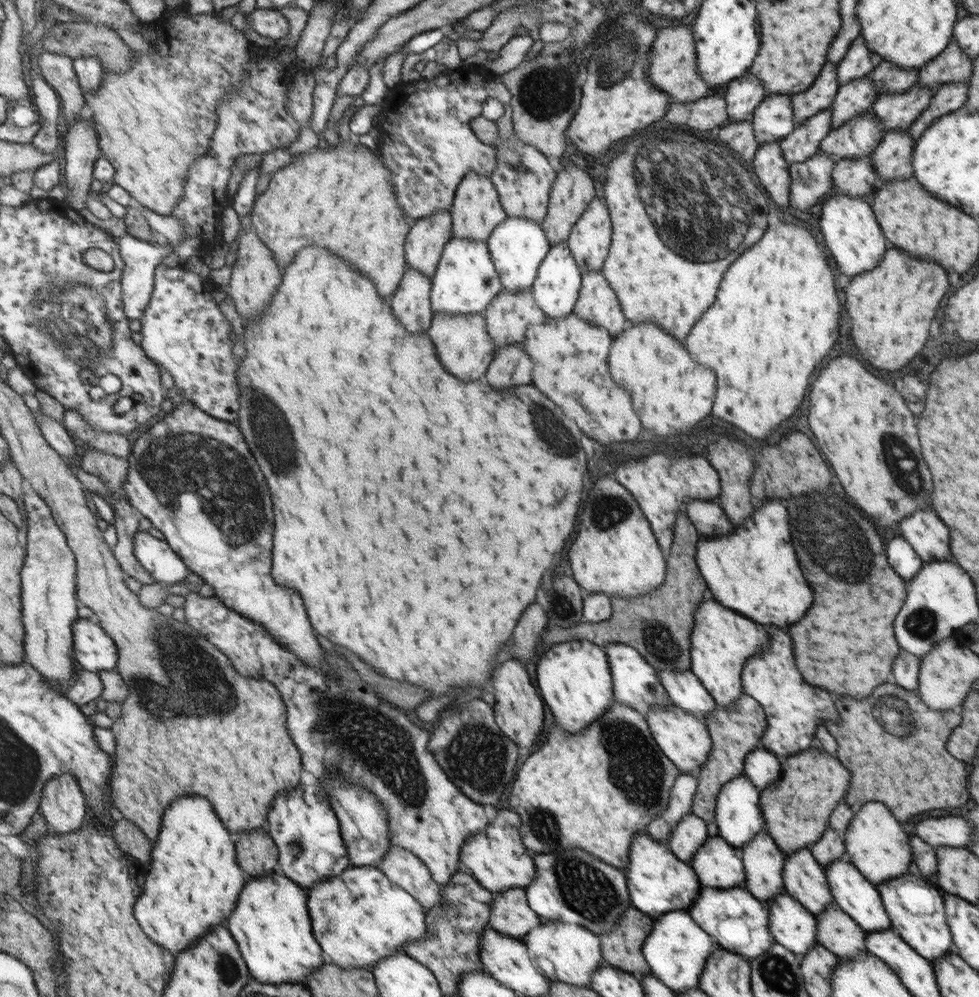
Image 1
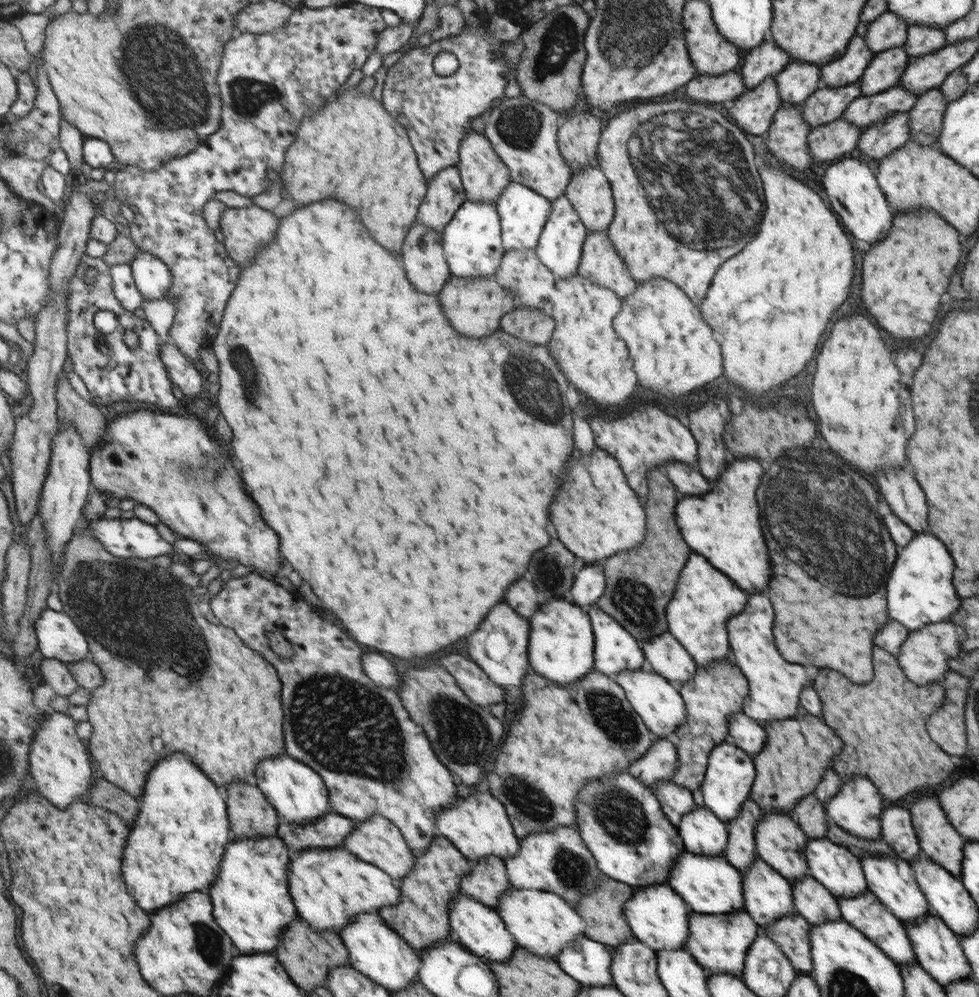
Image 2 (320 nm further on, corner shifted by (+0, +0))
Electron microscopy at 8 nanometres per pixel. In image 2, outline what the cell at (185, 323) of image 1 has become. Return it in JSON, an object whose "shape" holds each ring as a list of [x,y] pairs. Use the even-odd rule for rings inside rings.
{"shape":[[[139,250],[130,263],[144,300],[165,299],[173,288],[173,272],[165,261],[150,252]]]}

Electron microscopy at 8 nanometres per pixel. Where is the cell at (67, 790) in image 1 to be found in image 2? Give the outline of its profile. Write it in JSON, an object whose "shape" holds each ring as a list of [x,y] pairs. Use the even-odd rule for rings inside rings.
{"shape":[[[47,713],[30,746],[30,773],[36,782],[37,792],[53,800],[59,808],[67,808],[72,802],[81,800],[81,794],[88,796],[94,781],[91,758],[86,744],[78,735],[77,725],[78,722],[68,713]]]}

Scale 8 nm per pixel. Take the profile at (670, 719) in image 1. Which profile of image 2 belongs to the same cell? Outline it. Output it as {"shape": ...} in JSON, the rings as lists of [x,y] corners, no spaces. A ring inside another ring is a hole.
{"shape":[[[639,666],[633,670],[621,671],[615,675],[615,681],[627,697],[629,704],[644,721],[649,732],[656,737],[665,737],[676,728],[681,726],[686,719],[684,699],[679,693],[679,689],[665,680],[661,675],[653,671],[649,666]]]}

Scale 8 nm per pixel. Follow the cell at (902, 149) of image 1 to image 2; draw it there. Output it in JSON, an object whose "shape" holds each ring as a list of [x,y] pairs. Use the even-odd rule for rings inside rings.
{"shape":[[[939,88],[929,89],[917,97],[916,102],[908,110],[910,136],[920,145],[931,144],[938,137],[947,105],[941,91]]]}

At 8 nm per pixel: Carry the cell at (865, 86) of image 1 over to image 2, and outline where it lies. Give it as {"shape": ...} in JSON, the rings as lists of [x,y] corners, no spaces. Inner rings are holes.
{"shape":[[[903,45],[875,53],[859,78],[859,96],[879,94],[896,85],[907,64],[907,53]]]}

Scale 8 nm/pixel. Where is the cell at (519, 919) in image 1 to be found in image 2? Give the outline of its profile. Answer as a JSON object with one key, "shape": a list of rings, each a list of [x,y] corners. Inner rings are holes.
{"shape":[[[494,856],[473,861],[471,872],[462,880],[463,892],[493,910],[509,886],[504,861]]]}

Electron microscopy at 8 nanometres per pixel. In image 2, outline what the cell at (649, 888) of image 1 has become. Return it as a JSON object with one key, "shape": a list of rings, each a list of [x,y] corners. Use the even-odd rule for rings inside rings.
{"shape":[[[623,772],[585,782],[577,794],[577,826],[601,874],[634,890],[666,882],[674,858],[684,848],[679,830],[662,812],[654,792],[639,784],[636,777]]]}

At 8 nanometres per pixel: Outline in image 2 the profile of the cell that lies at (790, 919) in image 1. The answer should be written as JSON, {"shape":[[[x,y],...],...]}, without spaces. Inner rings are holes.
{"shape":[[[759,857],[743,871],[744,910],[759,930],[793,911],[789,880]]]}

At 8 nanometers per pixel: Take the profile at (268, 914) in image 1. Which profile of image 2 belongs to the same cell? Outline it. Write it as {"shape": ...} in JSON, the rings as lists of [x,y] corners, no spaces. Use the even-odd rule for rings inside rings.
{"shape":[[[279,836],[239,837],[229,844],[211,896],[217,922],[229,932],[233,944],[237,944],[243,954],[275,954],[280,934],[297,918],[289,892],[289,863],[287,844]]]}

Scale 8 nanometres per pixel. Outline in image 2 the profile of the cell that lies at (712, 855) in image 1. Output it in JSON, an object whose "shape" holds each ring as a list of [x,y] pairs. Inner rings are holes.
{"shape":[[[693,807],[679,819],[676,828],[687,852],[722,856],[727,846],[727,825],[705,807]]]}

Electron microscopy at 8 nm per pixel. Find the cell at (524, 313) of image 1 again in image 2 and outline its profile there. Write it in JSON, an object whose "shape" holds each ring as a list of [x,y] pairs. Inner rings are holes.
{"shape":[[[522,247],[504,251],[494,277],[511,292],[515,306],[531,309],[549,296],[555,276],[538,259],[535,248]]]}

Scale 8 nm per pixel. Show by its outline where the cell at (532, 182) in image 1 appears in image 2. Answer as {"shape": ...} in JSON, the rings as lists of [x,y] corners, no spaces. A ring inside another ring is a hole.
{"shape":[[[520,95],[498,101],[487,116],[484,132],[505,168],[509,169],[511,182],[527,185],[542,197],[555,200],[564,194],[571,182],[570,169],[565,164],[559,144],[555,144],[555,130],[558,130],[555,111]]]}

